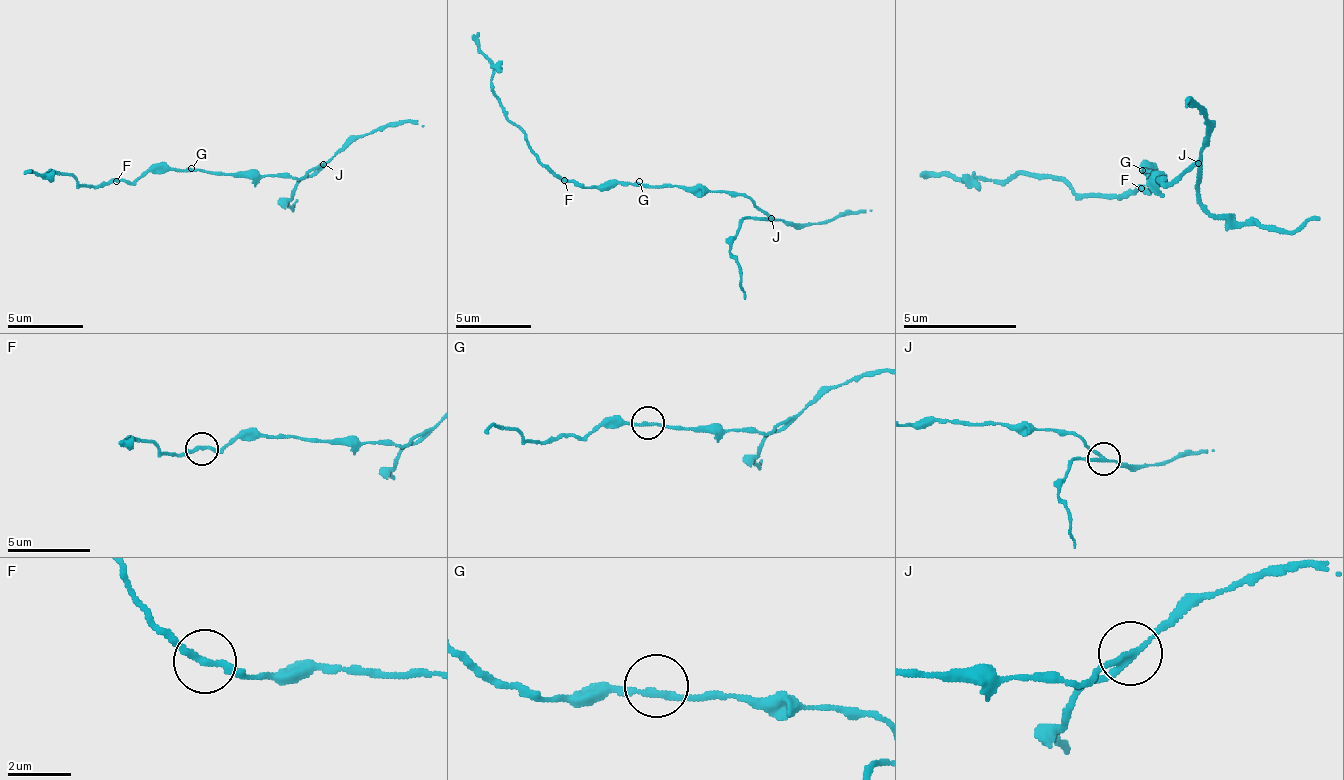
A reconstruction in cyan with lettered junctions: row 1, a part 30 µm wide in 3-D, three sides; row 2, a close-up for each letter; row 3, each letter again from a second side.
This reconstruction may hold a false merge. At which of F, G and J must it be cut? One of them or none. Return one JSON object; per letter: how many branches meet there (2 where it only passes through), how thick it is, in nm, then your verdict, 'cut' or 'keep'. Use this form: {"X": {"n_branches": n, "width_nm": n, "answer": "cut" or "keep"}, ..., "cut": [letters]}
{"F": {"n_branches": 2, "width_nm": 200, "answer": "keep"}, "G": {"n_branches": 2, "width_nm": 180, "answer": "keep"}, "J": {"n_branches": 3, "width_nm": 170, "answer": "cut"}, "cut": ["J"]}

